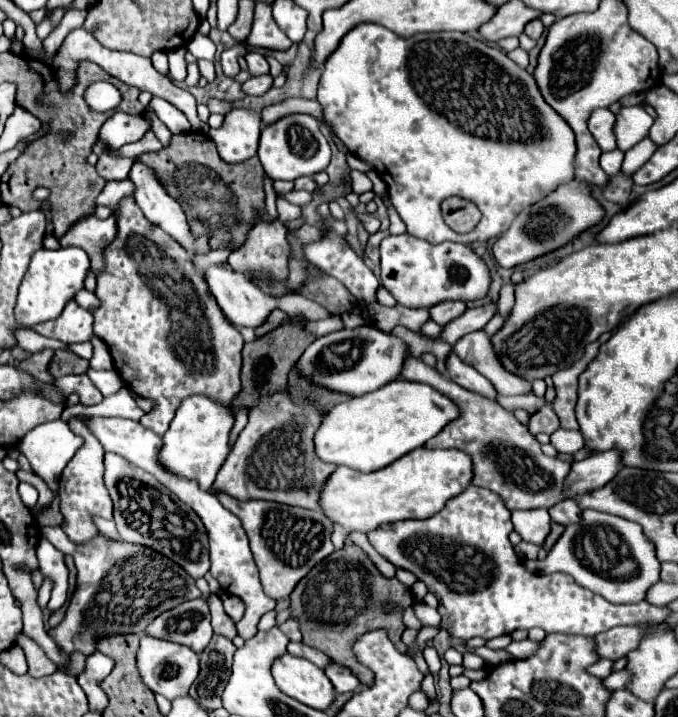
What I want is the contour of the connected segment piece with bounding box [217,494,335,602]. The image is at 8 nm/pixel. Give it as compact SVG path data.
M217 494L217 498L229 512L233 512L241 520L259 568L261 586L265 594L277 602L289 598L301 576L305 576L317 562L321 562L325 556L329 556L335 550L331 542L333 528L329 520L321 516L319 510L305 510L305 508L295 508L277 502L263 502L263 500L241 502L225 494Z

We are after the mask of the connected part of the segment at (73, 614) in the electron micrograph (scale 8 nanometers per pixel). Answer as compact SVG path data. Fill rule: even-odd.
M59 526L43 527L42 533L63 554L71 554L77 568L77 588L65 618L49 630L49 636L63 654L77 650L89 656L97 652L99 636L141 634L159 614L201 596L195 580L179 564L151 548L113 542L105 536L77 546Z

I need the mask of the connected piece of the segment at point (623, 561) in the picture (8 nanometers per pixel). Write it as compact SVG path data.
M583 510L581 522L565 528L563 536L549 550L547 558L525 562L529 572L565 572L573 576L577 584L601 594L613 604L629 604L645 600L647 590L659 582L659 560L653 552L653 544L641 536L641 526L625 518Z

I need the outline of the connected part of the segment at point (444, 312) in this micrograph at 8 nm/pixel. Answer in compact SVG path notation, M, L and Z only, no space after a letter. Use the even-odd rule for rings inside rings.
M439 302L435 306L429 308L431 312L431 320L435 320L439 326L447 324L449 320L455 320L457 316L461 316L467 310L465 302Z

